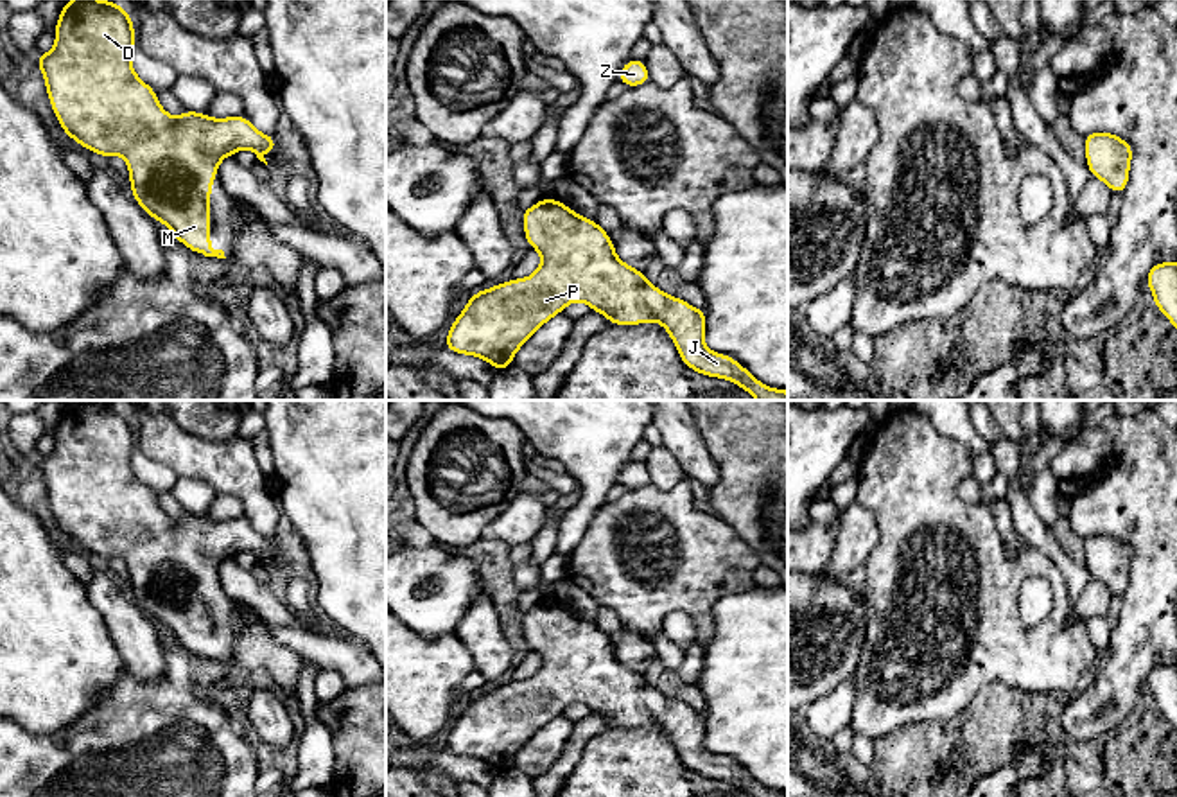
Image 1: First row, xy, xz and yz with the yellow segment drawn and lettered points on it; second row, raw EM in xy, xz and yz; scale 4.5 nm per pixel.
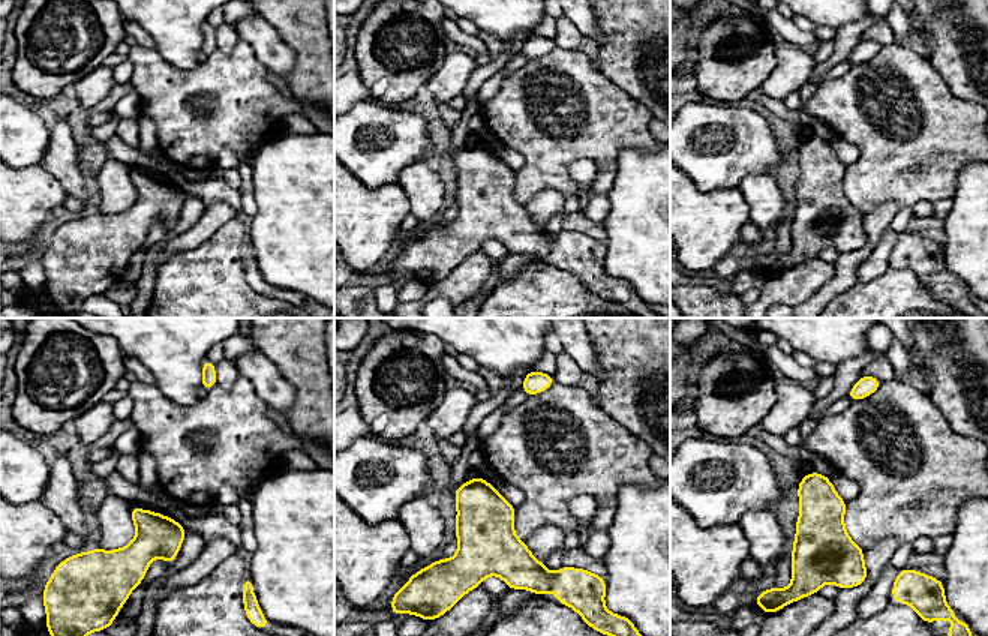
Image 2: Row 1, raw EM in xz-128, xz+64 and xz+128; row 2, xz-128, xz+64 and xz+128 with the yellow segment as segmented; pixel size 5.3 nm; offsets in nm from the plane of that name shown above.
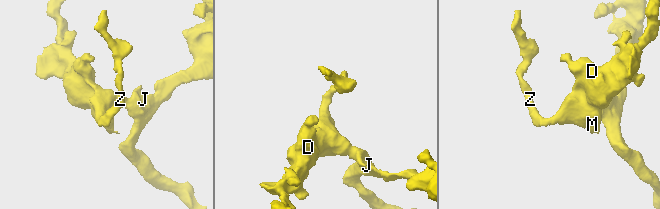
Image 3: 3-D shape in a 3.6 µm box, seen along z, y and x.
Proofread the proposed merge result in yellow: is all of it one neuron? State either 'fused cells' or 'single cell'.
single cell

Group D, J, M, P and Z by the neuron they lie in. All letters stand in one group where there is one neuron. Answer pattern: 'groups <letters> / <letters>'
groups D J M P Z

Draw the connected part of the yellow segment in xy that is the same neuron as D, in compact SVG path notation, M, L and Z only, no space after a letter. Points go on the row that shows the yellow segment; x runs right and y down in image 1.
M72 0L63 4L54 27L56 47L36 54L50 106L66 136L100 156L120 154L129 167L133 199L163 223L188 250L226 258L210 248L210 190L224 156L251 149L260 162L278 144L262 135L244 117L212 118L199 111L183 111L172 118L158 102L158 93L131 66L136 48L135 27L126 7L113 0Z

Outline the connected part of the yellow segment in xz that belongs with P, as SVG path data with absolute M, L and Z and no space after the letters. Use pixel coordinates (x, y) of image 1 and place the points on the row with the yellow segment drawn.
M553 197L535 203L520 215L527 246L542 255L540 267L527 278L511 278L472 293L447 334L445 348L461 355L477 355L502 372L545 321L563 312L571 302L585 302L592 311L605 314L610 325L658 321L669 332L684 364L702 375L732 381L757 400L788 400L786 390L773 390L759 382L734 357L711 352L703 343L707 312L673 294L664 294L646 280L642 271L621 262L612 239L594 219L578 215Z

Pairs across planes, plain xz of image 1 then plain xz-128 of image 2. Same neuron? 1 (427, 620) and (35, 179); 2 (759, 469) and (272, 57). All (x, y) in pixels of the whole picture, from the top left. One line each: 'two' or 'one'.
1: two
2: two

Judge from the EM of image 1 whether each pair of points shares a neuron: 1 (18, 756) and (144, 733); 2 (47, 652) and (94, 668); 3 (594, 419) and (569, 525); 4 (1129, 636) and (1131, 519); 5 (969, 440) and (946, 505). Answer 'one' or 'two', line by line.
1: one
2: one
3: one
4: one
5: two

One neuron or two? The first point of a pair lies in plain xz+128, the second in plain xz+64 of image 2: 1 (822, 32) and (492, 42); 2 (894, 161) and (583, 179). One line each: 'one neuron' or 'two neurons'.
1: one neuron
2: two neurons

